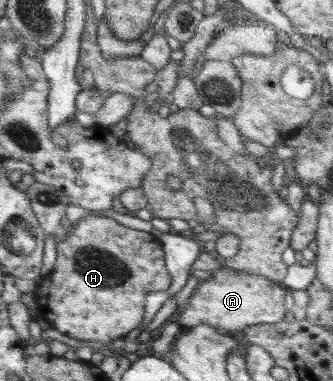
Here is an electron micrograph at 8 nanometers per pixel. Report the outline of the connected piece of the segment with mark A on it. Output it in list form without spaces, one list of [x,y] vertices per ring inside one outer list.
[[[222,266],[217,271],[212,271],[210,278],[190,295],[190,304],[184,310],[184,324],[180,331],[186,331],[188,325],[198,323],[212,325],[220,331],[225,329],[236,332],[253,324],[282,322],[288,312],[285,308],[285,293],[286,288],[277,281]]]

